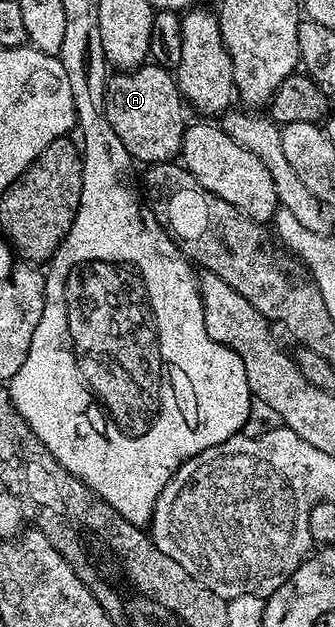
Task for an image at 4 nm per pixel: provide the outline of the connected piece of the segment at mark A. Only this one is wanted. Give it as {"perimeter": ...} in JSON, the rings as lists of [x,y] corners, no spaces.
{"perimeter":[[[149,61],[134,71],[117,73],[105,88],[105,112],[111,129],[123,141],[123,149],[141,165],[168,163],[181,153],[187,126],[187,104],[181,97],[174,72]]]}

